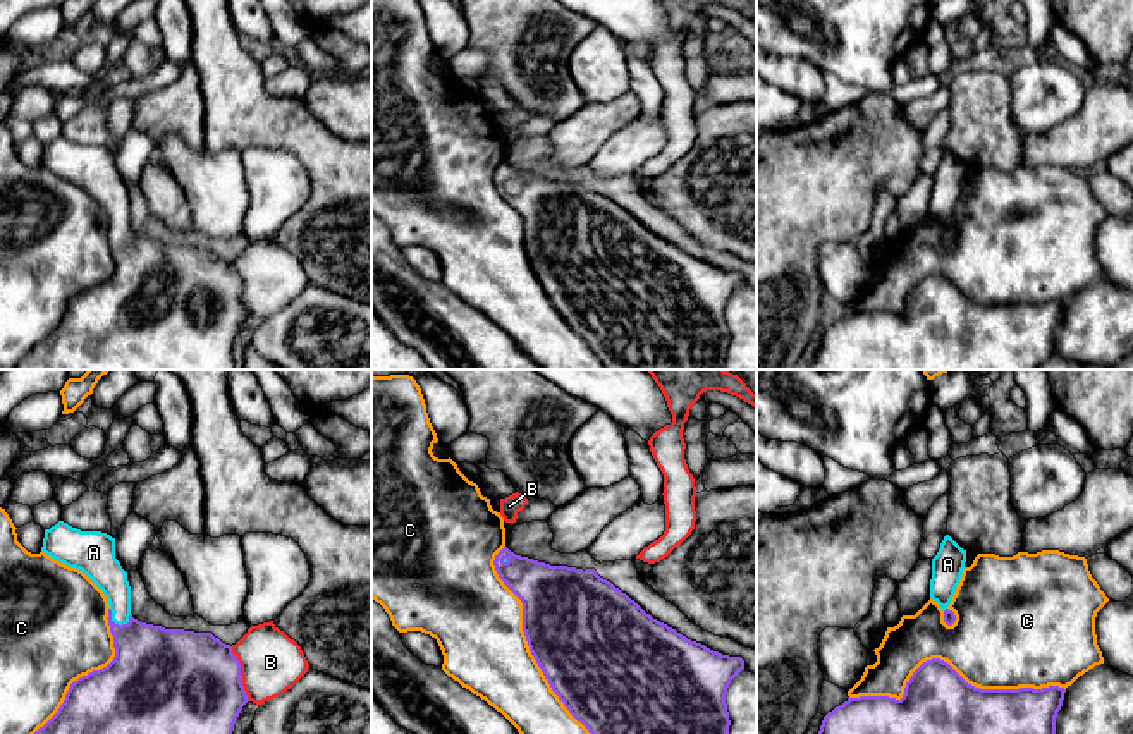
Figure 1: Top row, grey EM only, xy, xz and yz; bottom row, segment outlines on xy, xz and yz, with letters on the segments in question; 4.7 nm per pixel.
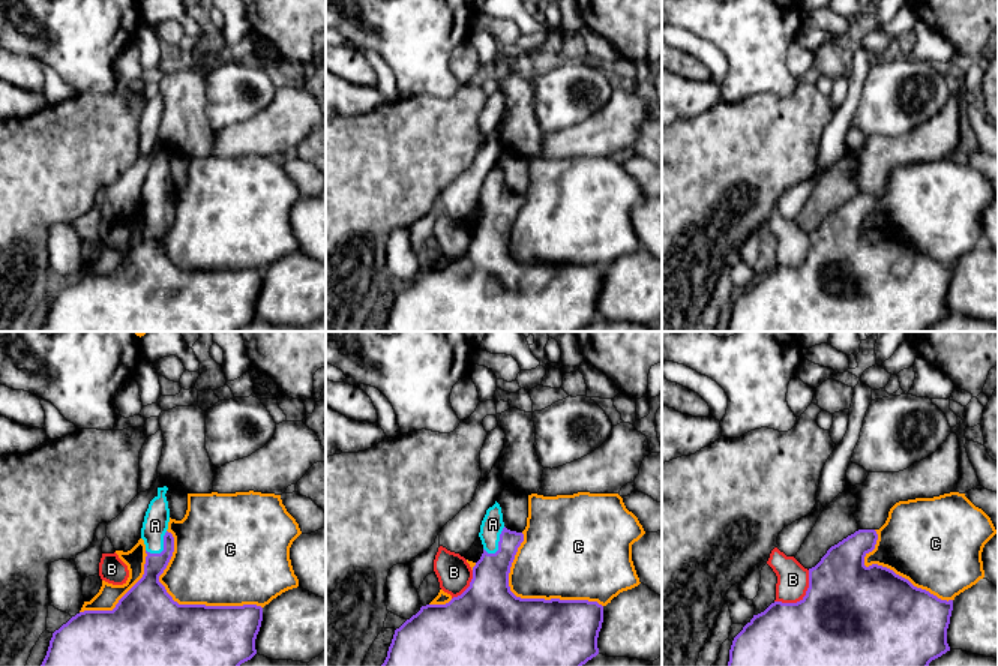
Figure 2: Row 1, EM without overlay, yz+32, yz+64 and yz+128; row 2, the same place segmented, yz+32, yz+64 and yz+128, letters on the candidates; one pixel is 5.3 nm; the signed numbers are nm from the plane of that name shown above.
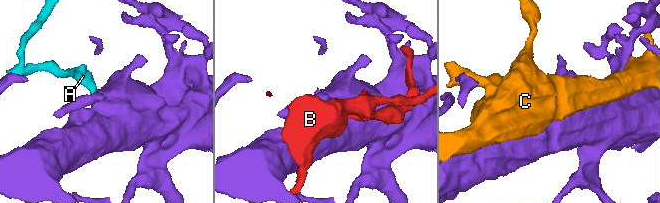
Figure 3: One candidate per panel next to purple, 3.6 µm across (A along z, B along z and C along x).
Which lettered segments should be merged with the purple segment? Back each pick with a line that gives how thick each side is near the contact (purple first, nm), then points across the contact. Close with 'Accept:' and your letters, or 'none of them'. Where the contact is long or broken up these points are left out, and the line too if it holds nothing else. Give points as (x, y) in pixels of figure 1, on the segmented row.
A: Thickness 340 nm (purple) against 160 nm. Path across: xy (150, 662), (114, 623), (117, 590), (105, 571)
Accept: A

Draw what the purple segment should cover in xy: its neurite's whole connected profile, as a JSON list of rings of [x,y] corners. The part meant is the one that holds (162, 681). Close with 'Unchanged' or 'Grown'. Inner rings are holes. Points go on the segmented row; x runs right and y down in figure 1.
[[[58,521],[45,529],[41,552],[83,571],[108,600],[108,626],[113,636],[113,660],[74,681],[58,712],[34,734],[232,734],[234,724],[249,701],[242,686],[241,664],[232,646],[211,633],[165,629],[141,622],[131,614],[131,586],[127,572],[115,559],[115,538],[101,531],[81,531]]]. Grown

